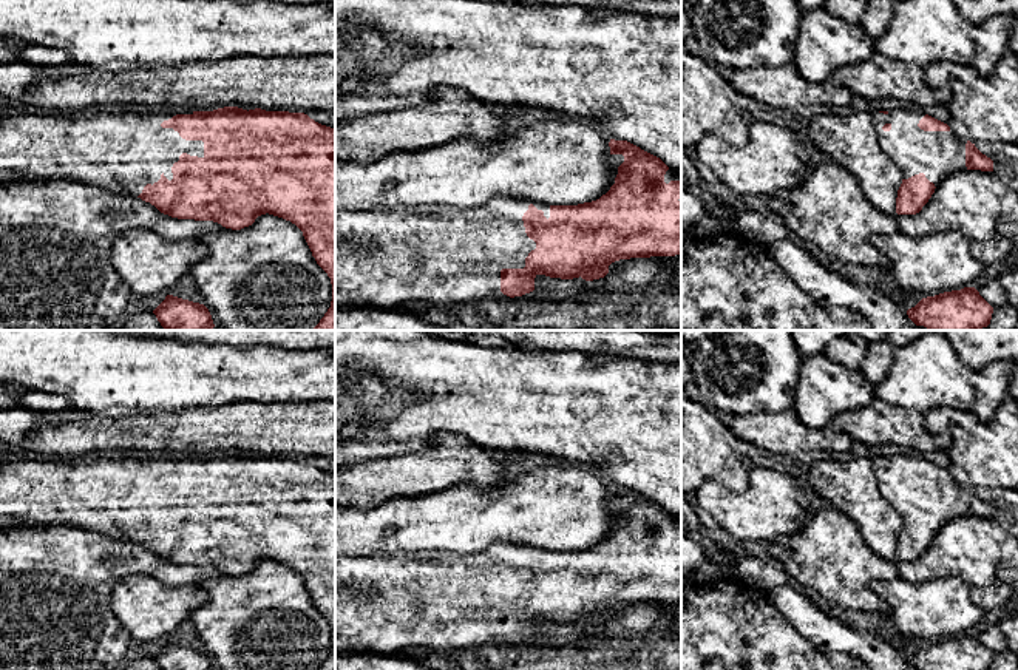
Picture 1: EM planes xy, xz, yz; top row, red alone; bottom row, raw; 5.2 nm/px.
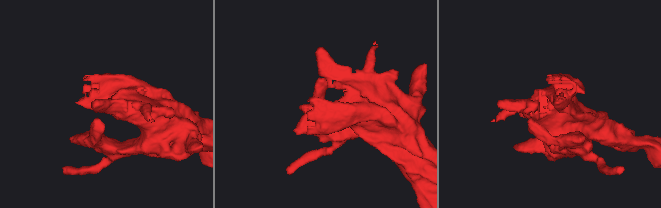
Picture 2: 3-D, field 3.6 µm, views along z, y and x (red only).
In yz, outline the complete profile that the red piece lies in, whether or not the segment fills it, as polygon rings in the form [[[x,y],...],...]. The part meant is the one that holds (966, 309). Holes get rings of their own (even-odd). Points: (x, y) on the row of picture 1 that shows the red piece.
[[[975,287],[922,298],[907,310],[916,326],[930,330],[979,330],[990,324],[993,307]]]

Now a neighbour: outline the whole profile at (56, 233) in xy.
[[[0,171],[0,330],[110,330],[117,327],[133,292],[114,270],[111,247],[120,233],[131,228],[153,228],[162,238],[182,241],[226,227],[213,221],[171,218],[137,196],[63,176],[42,178],[15,173],[6,182]]]

